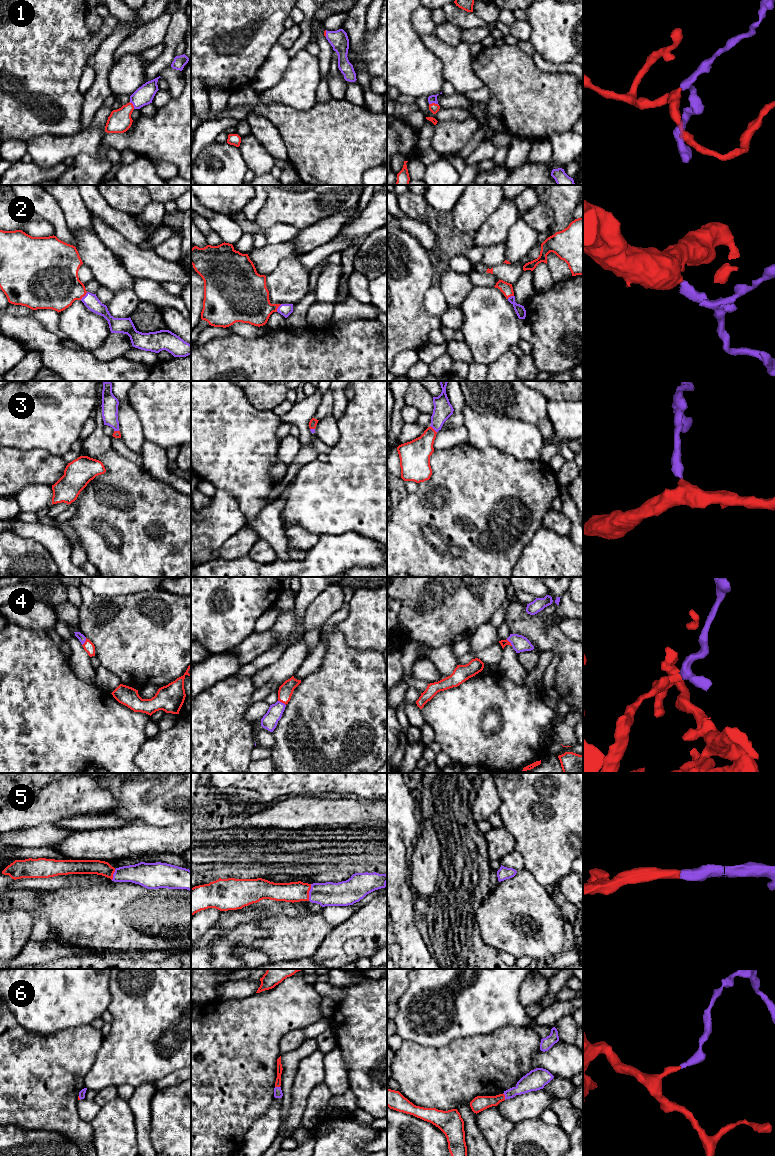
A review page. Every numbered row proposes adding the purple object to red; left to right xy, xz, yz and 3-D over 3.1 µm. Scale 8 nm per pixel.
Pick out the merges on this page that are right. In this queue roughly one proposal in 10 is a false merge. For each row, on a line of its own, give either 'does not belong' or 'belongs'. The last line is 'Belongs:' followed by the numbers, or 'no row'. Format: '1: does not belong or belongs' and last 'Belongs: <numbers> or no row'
1: belongs
2: belongs
3: belongs
4: belongs
5: belongs
6: belongs
Belongs: 1, 2, 3, 4, 5, 6

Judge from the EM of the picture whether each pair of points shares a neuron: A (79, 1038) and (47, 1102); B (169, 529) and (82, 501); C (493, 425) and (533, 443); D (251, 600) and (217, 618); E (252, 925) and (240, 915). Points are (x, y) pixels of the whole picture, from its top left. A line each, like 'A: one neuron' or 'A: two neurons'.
A: one neuron
B: one neuron
C: one neuron
D: one neuron
E: two neurons

